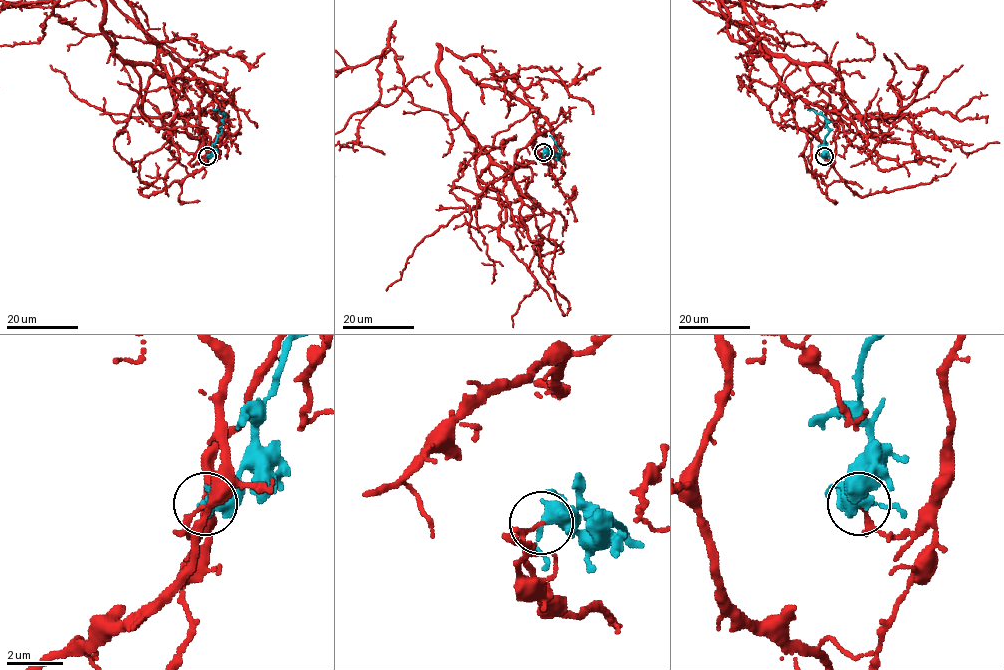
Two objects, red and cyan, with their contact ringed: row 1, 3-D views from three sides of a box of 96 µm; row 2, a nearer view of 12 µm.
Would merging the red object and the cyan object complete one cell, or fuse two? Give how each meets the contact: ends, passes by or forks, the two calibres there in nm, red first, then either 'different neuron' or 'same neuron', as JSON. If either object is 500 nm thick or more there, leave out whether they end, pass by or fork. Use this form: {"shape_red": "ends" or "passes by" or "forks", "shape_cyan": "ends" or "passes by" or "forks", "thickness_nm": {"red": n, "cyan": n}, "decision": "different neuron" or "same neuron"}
{"shape_red": "ends", "shape_cyan": "passes by", "thickness_nm": {"red": 120, "cyan": 400}, "decision": "different neuron"}

